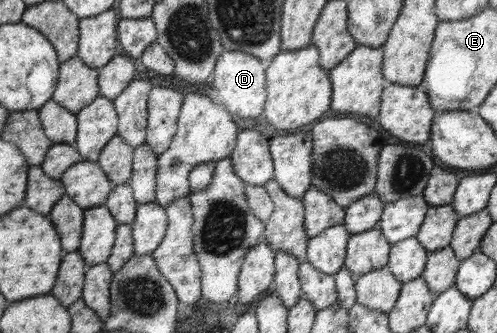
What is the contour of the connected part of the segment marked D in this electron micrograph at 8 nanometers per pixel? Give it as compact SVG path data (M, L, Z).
M225 50L216 64L213 94L231 114L234 114L240 120L258 118L258 116L264 114L267 97L265 69L264 61L252 54L243 51Z

